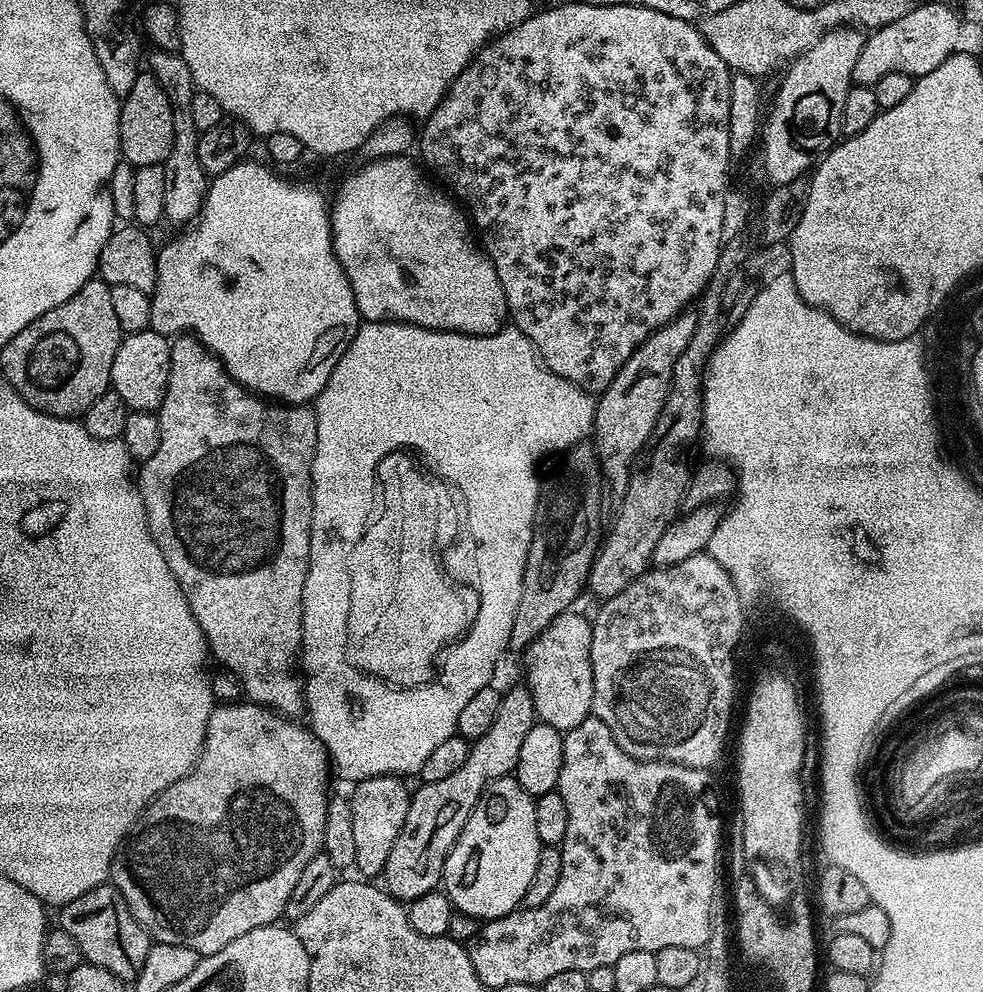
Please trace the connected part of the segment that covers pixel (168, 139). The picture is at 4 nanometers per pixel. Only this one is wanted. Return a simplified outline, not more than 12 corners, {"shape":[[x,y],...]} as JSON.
{"shape":[[140,74],[120,100],[120,155],[163,164],[174,146],[170,98]]}

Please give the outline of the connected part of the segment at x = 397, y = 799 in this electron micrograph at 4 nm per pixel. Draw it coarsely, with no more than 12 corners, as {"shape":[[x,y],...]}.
{"shape":[[400,778],[361,779],[350,795],[355,871],[376,878],[406,822]]}

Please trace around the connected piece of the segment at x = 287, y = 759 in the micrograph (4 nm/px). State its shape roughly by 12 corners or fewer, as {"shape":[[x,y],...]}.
{"shape":[[213,707],[110,880],[203,958],[275,924],[321,851],[328,751]]}

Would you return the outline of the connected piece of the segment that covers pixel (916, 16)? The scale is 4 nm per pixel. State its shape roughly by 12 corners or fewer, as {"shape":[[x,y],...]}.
{"shape":[[917,3],[875,29],[853,81],[919,78],[961,47],[962,16]]}

